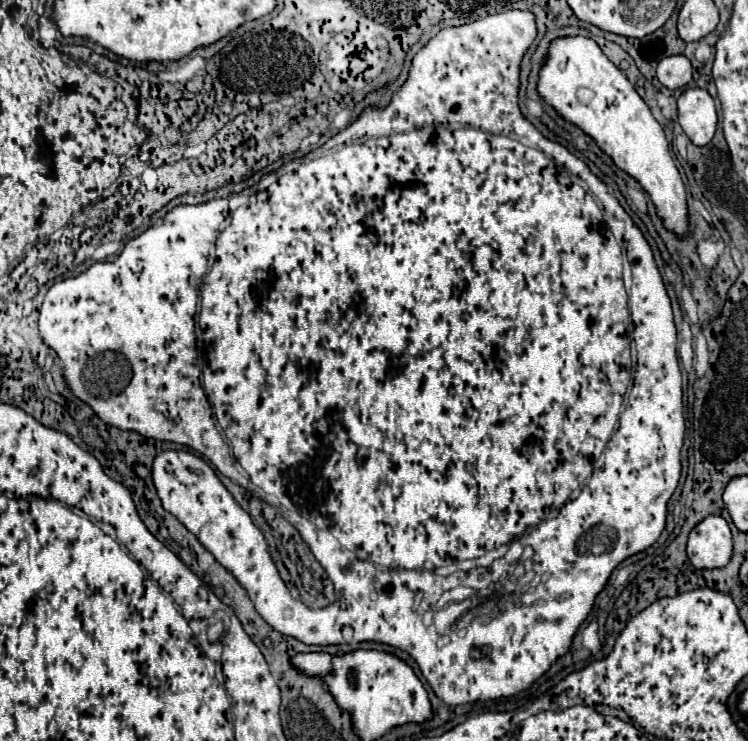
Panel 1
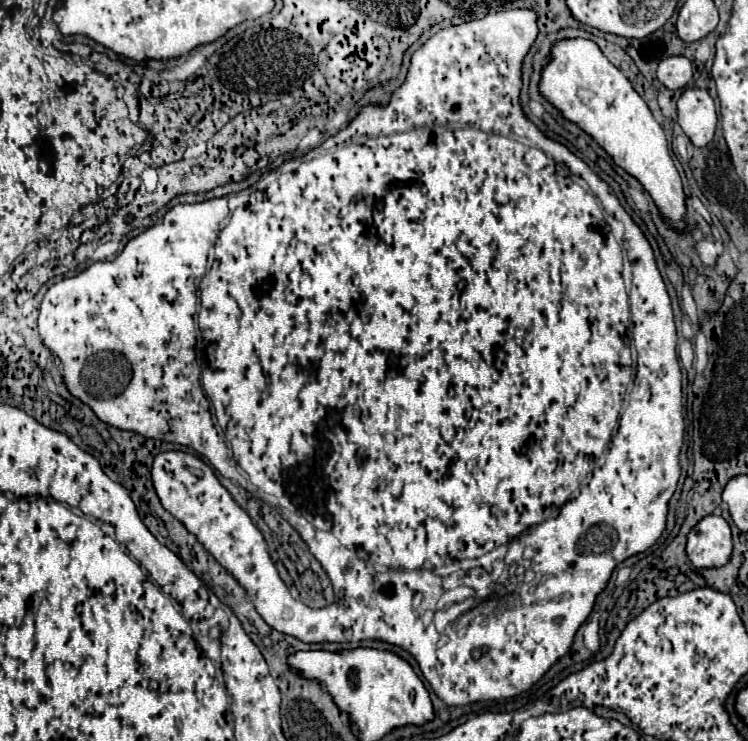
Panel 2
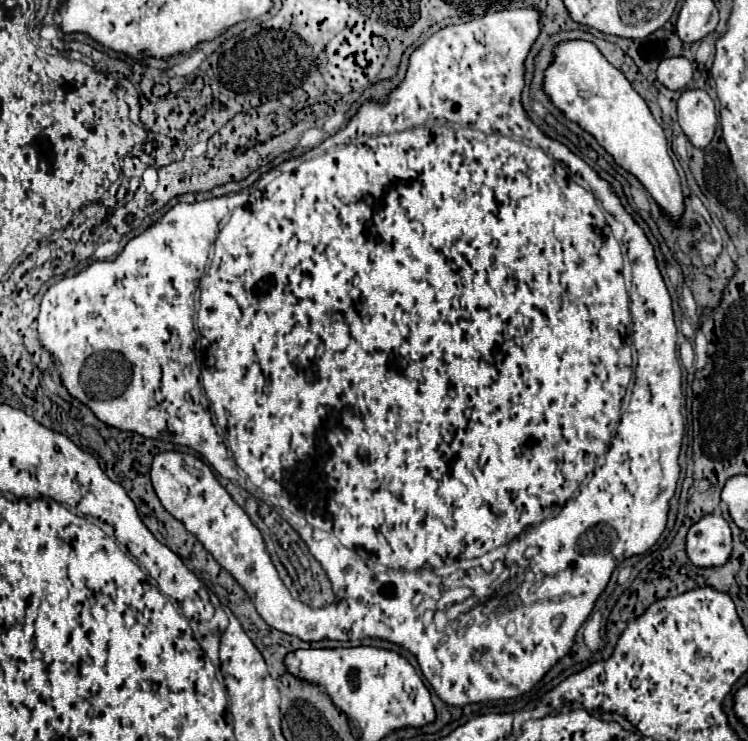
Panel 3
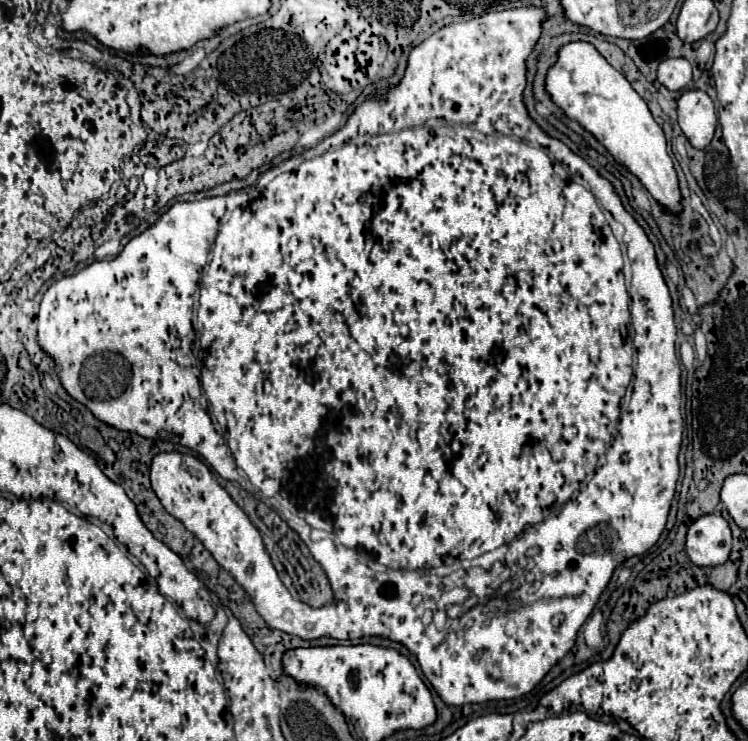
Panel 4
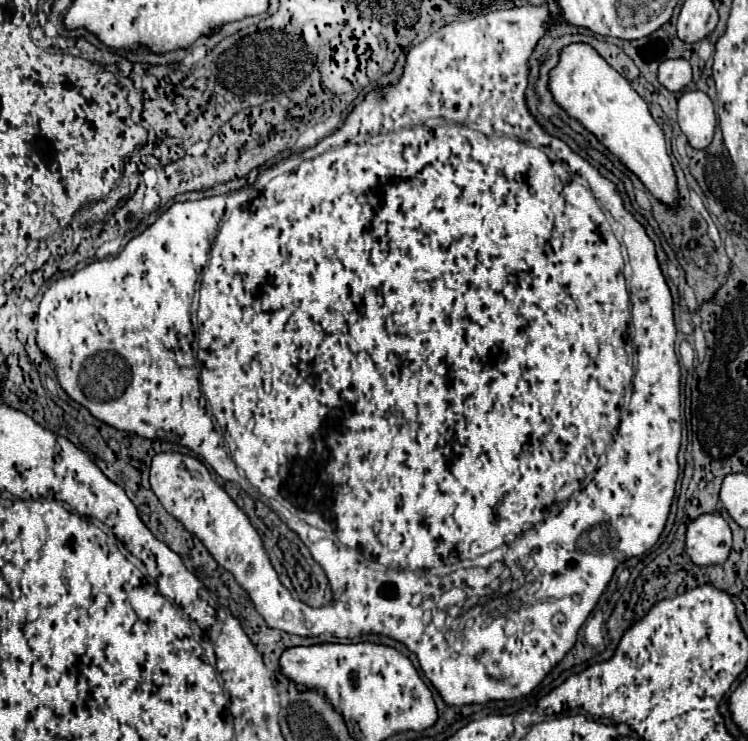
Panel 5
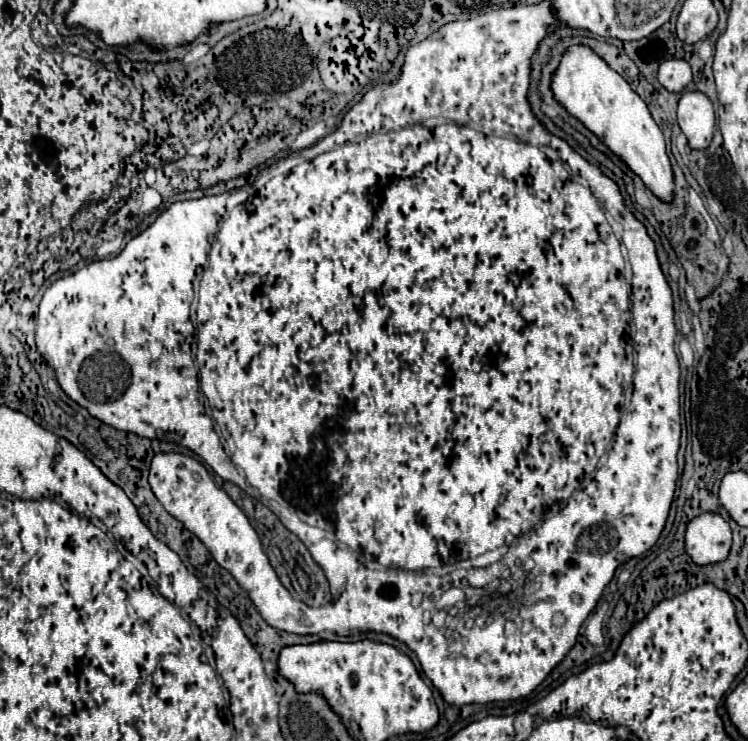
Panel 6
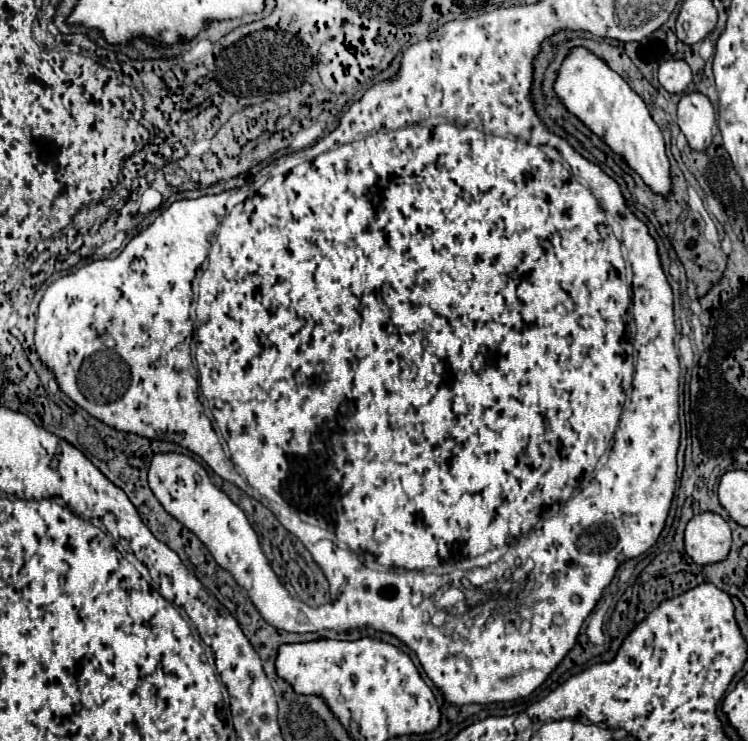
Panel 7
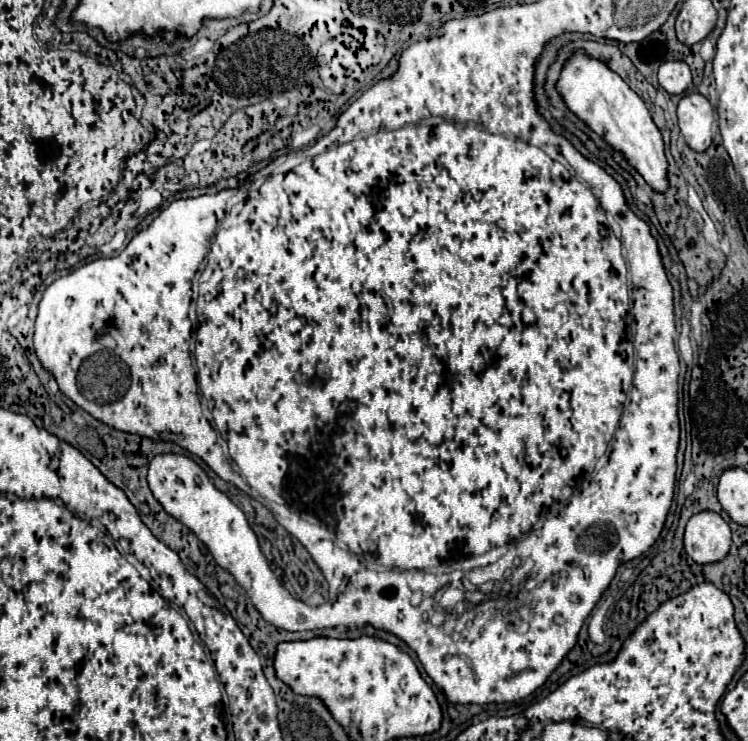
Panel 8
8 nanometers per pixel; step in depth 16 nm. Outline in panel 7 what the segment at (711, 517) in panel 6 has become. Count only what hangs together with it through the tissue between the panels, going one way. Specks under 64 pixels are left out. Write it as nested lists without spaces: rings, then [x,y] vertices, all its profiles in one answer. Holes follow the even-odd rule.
[[[702,512],[694,516],[686,526],[686,554],[696,564],[722,562],[732,544],[728,522],[714,512]]]

